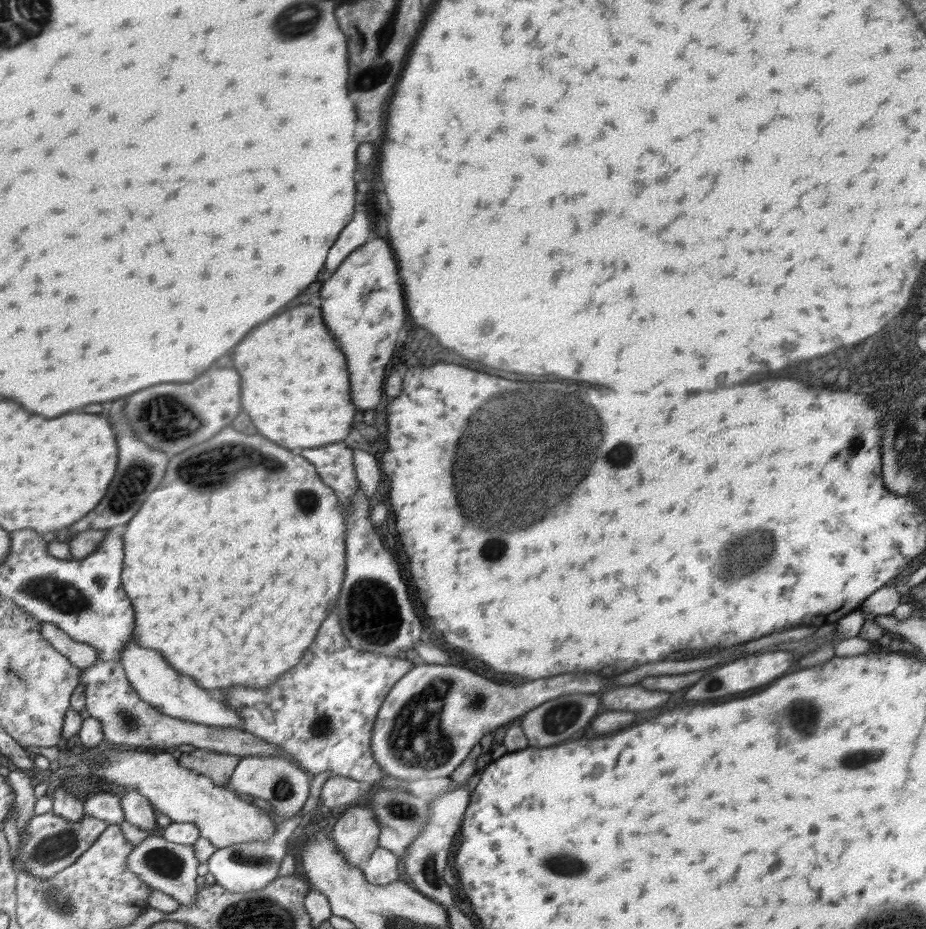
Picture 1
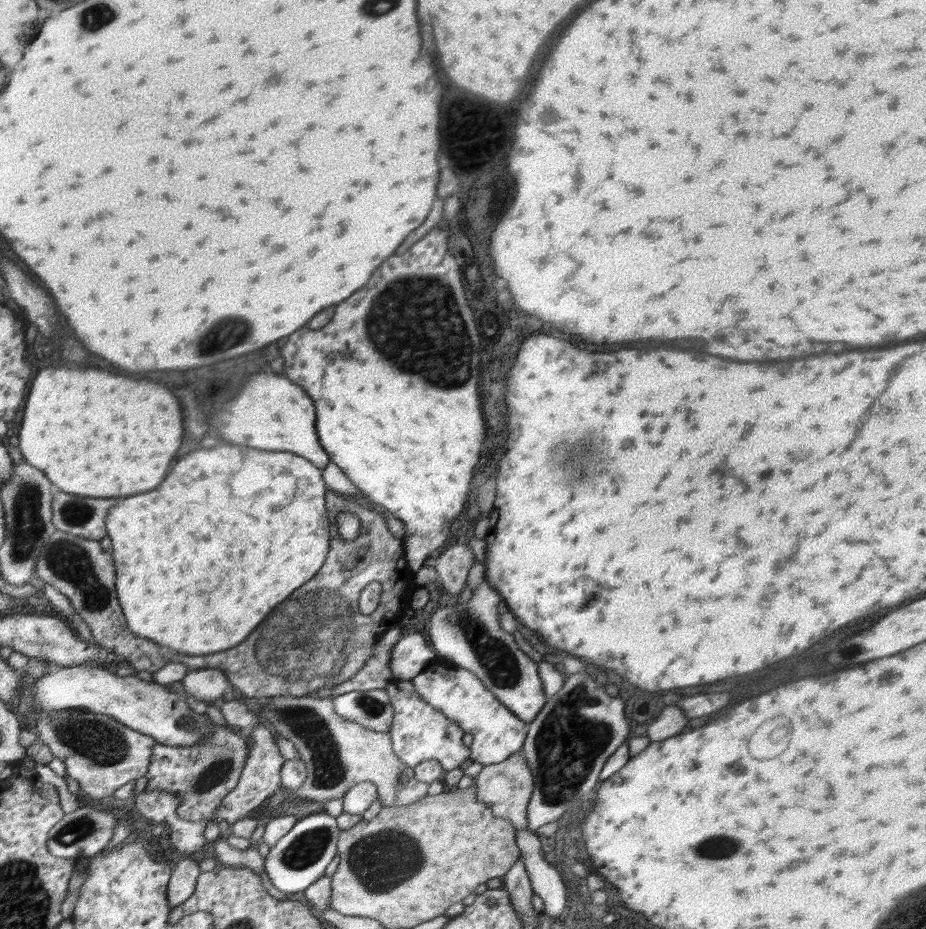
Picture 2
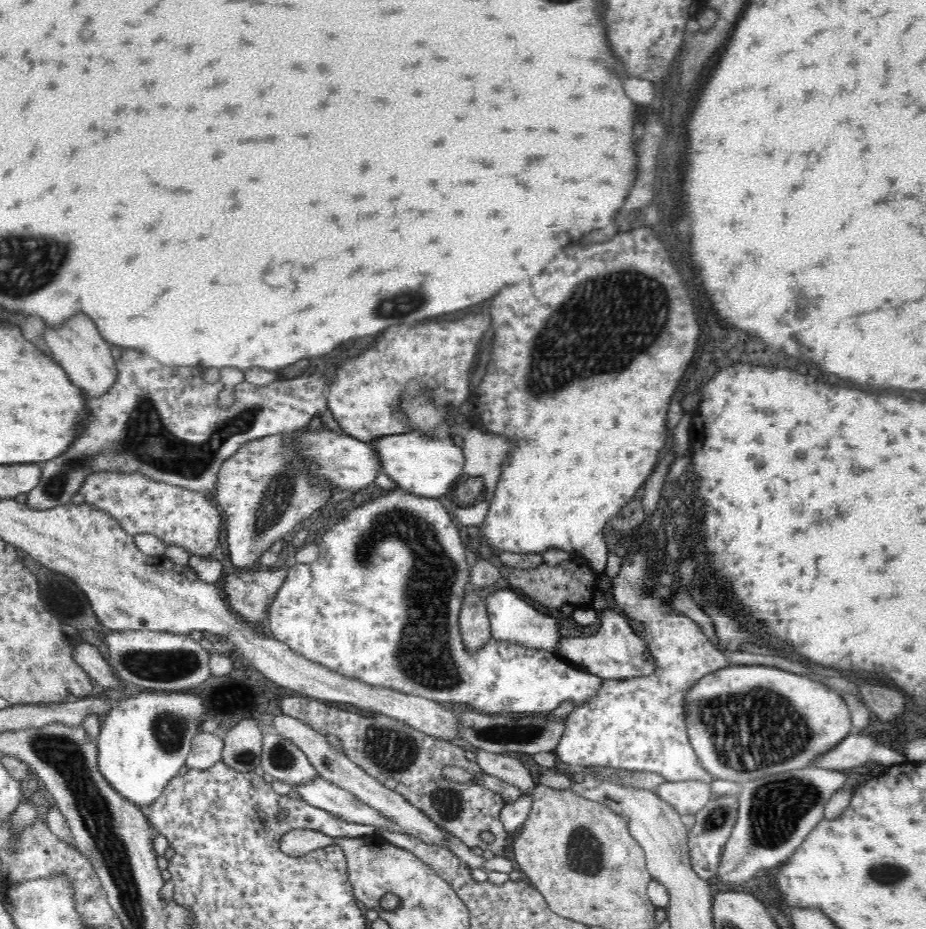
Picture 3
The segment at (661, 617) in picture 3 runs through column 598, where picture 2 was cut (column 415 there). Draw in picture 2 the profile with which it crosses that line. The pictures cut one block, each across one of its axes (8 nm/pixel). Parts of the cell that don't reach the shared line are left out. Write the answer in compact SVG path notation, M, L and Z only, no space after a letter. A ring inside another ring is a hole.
M394 680L383 689L388 693L394 709L389 726L391 729L388 729L387 733L391 736L393 751L401 762L415 767L421 762L433 759L440 762L444 772L447 772L460 768L464 760L470 757L470 748L462 740L465 732L456 724L456 721L449 719L435 706L429 705L418 694L412 681Z

